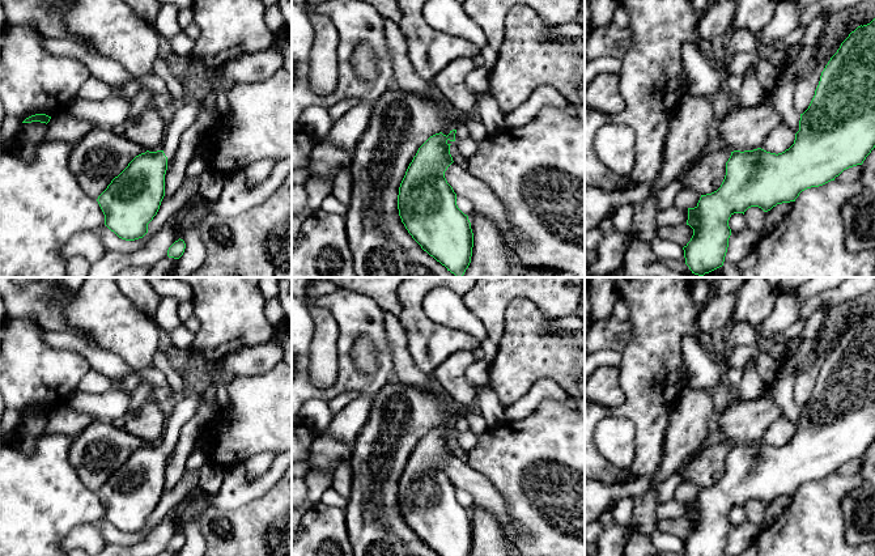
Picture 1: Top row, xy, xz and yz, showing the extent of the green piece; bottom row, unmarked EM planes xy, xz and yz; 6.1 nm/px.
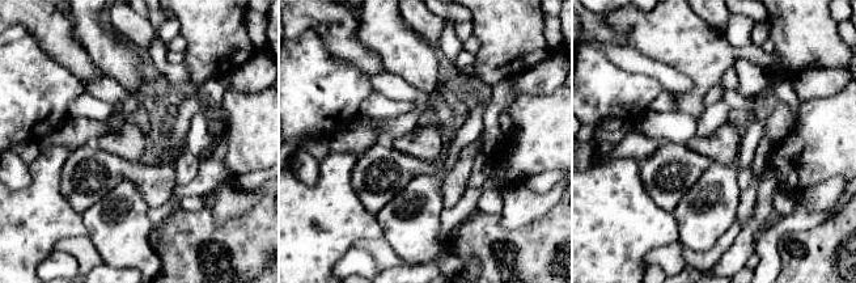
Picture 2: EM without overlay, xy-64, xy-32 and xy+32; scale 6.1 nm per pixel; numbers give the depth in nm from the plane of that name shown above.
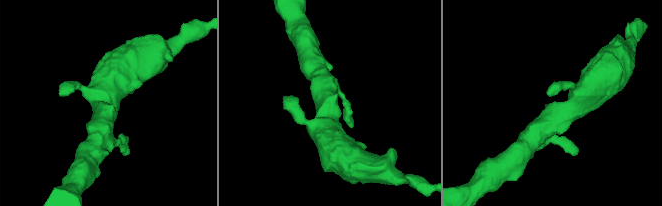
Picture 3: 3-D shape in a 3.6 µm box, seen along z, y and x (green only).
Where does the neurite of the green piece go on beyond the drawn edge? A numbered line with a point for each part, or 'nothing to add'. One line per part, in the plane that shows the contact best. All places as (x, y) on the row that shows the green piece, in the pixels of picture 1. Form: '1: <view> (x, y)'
1: xz (462, 132)

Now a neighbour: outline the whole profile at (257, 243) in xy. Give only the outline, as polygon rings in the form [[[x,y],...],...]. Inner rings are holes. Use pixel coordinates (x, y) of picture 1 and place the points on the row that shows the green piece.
[[[292,171],[268,199],[245,213],[221,216],[212,212],[212,205],[212,201],[197,196],[179,215],[179,238],[183,239],[190,229],[196,228],[207,250],[204,263],[188,277],[292,277]]]

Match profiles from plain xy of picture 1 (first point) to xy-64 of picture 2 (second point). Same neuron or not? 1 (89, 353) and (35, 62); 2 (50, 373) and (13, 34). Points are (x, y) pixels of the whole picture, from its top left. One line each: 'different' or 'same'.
1: different
2: same

